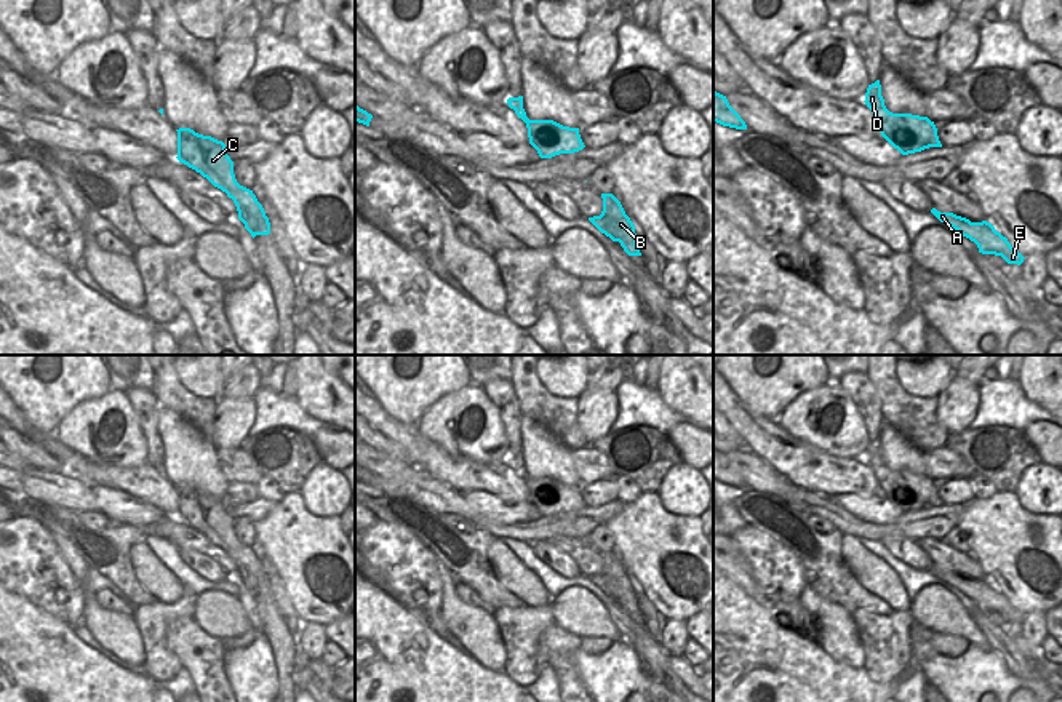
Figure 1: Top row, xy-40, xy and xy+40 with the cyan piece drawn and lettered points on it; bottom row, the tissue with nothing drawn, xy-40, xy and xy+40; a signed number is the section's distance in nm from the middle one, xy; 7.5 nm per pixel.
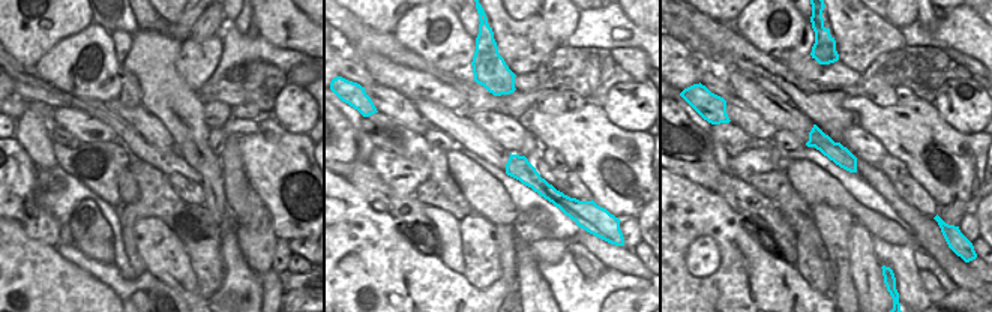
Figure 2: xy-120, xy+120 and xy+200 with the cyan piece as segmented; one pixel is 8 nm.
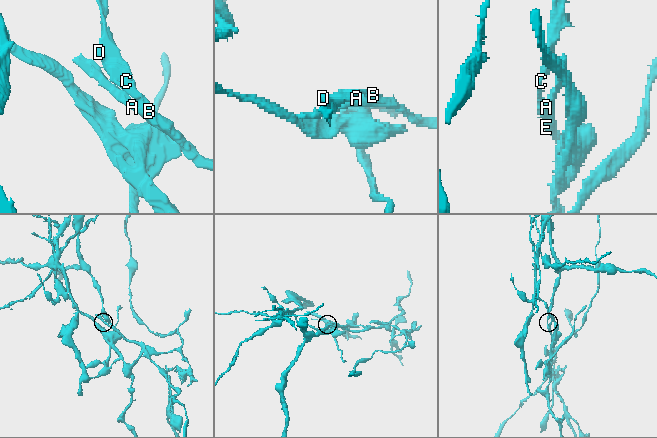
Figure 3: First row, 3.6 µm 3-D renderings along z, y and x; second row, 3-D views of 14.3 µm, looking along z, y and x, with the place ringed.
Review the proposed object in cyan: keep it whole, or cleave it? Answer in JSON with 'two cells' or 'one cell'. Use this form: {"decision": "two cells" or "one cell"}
{"decision": "two cells"}

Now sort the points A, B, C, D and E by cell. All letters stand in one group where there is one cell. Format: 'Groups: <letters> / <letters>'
Groups: A B E / C D.

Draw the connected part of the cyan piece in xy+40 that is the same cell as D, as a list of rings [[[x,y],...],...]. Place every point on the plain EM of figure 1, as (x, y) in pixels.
[[[880,438],[868,443],[864,461],[875,473],[881,494],[902,513],[942,505],[937,486],[928,475],[892,472],[886,467]]]

